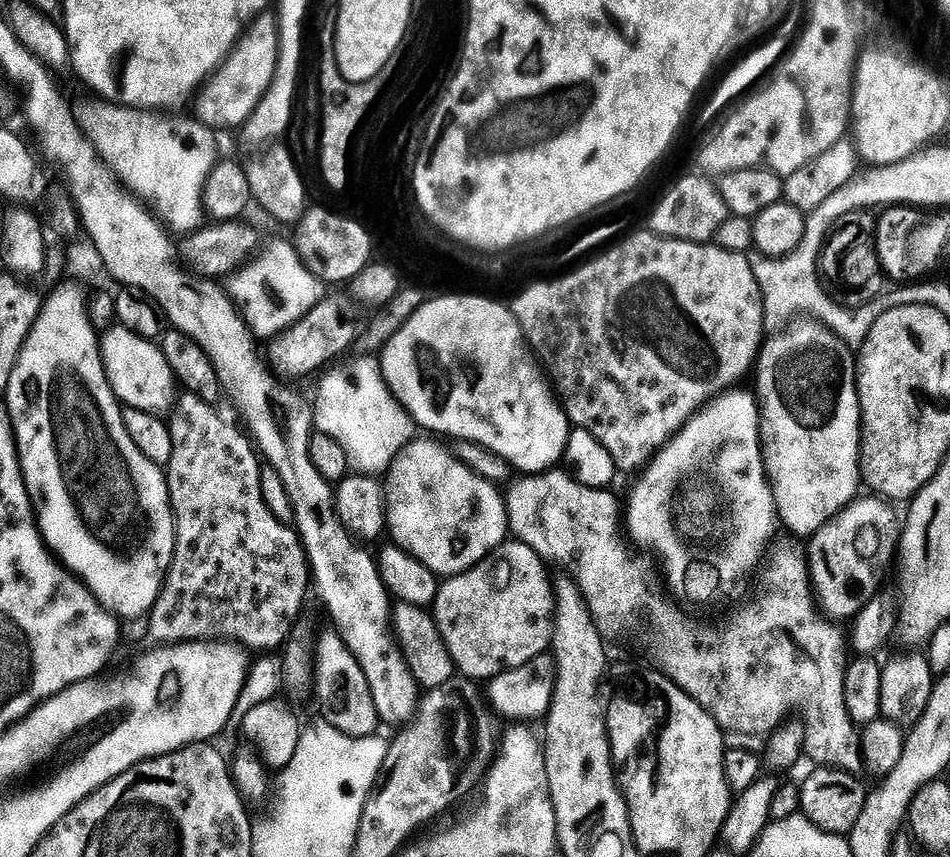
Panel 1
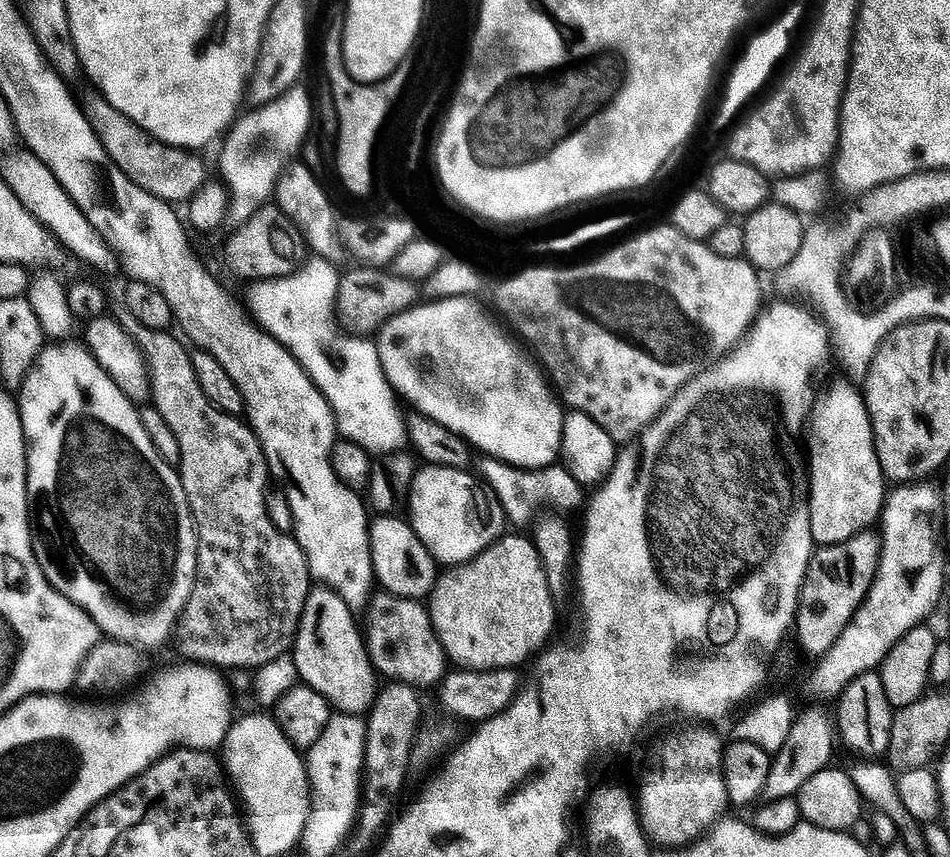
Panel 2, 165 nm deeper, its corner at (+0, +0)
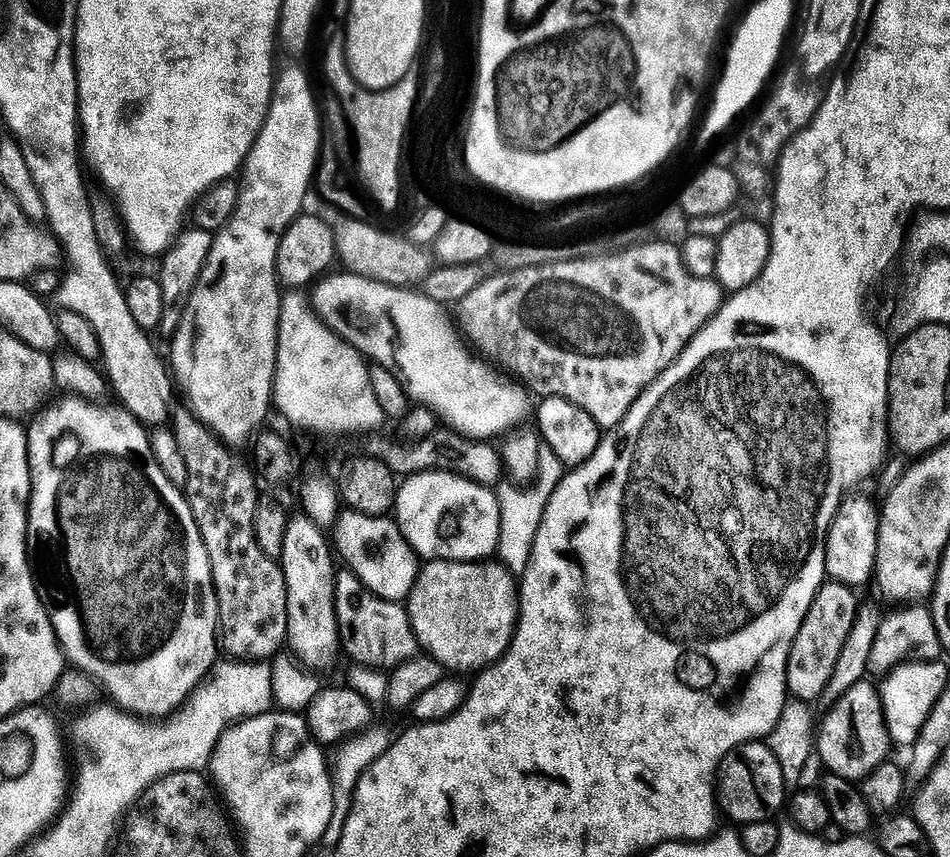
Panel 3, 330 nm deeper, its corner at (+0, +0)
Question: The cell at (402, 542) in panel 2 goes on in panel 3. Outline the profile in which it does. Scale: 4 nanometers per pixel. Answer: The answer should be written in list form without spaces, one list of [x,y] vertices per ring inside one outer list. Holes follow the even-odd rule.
[[[348,510],[339,519],[334,535],[334,548],[339,559],[341,556],[348,563],[345,565],[374,595],[384,600],[407,601],[416,585],[418,557],[412,551],[407,538],[400,533],[400,526],[395,519],[385,518],[383,515],[360,515]]]

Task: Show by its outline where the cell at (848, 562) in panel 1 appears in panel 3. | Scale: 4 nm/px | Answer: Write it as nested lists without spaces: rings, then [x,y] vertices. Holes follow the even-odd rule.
[[[826,582],[816,589],[816,597],[798,630],[798,638],[794,638],[786,652],[788,690],[793,697],[816,702],[826,690],[826,682],[830,682],[830,674],[834,674],[834,666],[838,666],[838,654],[842,654],[842,646],[846,646],[846,638],[850,638],[858,619],[856,596],[848,585],[835,582]]]

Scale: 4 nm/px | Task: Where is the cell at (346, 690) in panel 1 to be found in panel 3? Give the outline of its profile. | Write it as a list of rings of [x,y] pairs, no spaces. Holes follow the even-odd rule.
[[[288,544],[288,571],[284,573],[288,587],[288,638],[287,647],[291,655],[309,673],[328,672],[342,656],[340,623],[336,617],[336,578],[338,568],[332,565],[334,552],[330,544]]]

